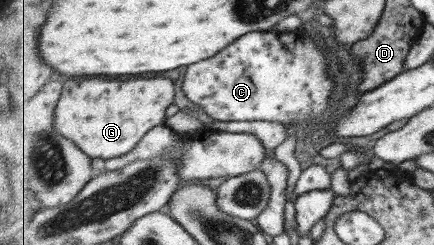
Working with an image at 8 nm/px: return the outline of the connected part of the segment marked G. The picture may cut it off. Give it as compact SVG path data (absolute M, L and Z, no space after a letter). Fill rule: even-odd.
M73 78L64 82L64 89L55 109L56 129L77 143L91 158L110 158L127 154L155 126L166 121L168 108L175 102L175 84L171 78L141 78L141 80L109 80L109 78Z

